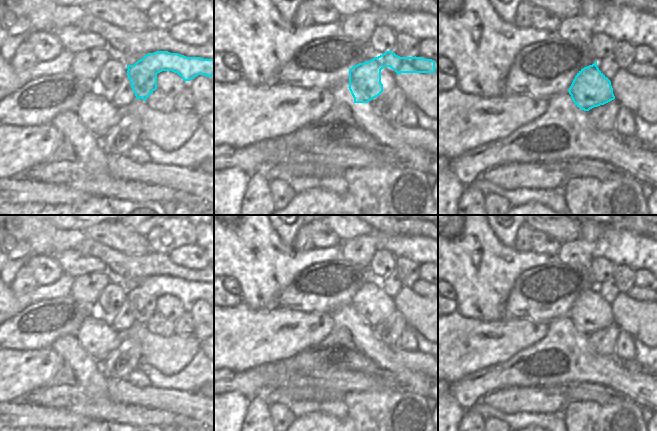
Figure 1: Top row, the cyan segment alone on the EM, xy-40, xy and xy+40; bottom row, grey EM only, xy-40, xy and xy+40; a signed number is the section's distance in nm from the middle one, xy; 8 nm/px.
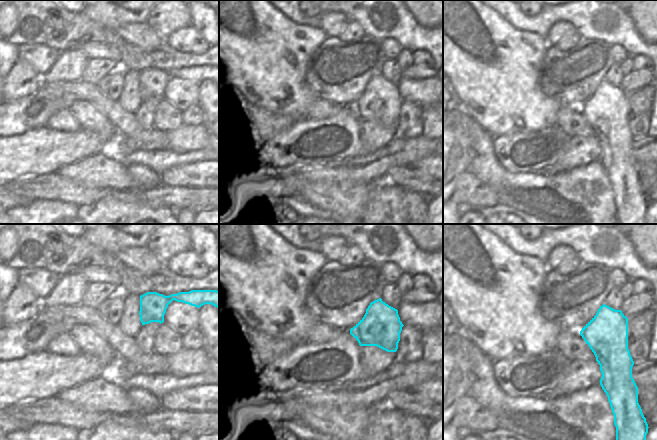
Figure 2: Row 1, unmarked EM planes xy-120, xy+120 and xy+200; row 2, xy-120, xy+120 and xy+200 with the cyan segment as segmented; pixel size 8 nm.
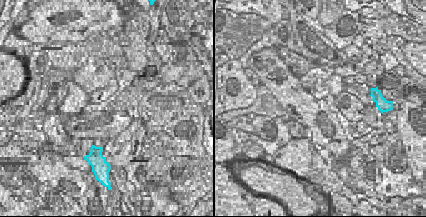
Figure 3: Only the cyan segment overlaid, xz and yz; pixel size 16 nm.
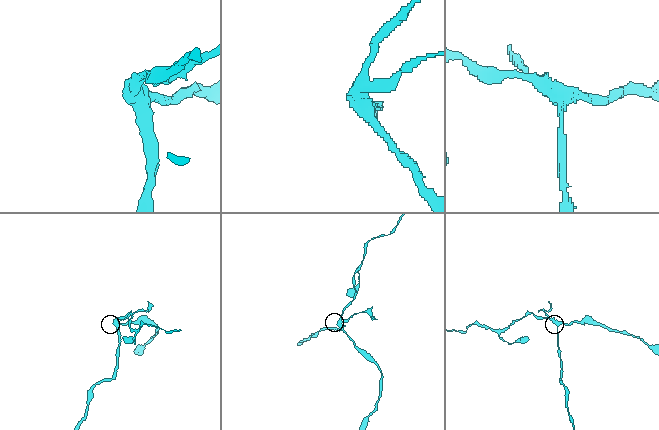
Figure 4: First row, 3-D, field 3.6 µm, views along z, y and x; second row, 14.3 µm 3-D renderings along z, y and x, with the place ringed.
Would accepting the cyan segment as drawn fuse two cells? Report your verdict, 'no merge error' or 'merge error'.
merge error

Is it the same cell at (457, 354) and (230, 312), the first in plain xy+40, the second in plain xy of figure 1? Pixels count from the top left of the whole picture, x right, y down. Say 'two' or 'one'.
two

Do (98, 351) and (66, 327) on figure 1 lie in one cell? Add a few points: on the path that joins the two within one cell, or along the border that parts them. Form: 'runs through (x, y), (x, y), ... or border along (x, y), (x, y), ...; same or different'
border along (89, 314), (83, 320), (75, 335); different

